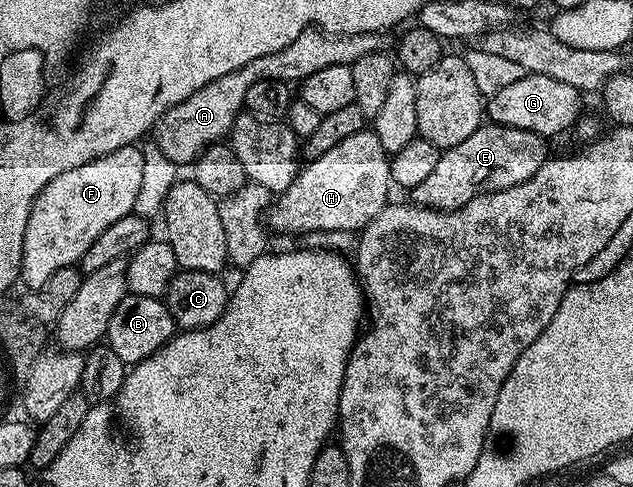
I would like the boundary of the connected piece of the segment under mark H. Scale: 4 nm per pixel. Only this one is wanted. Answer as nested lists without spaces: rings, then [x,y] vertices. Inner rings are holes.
[[[364,130],[357,134],[352,134],[349,138],[345,138],[345,142],[340,142],[338,146],[333,146],[333,150],[329,150],[326,154],[321,154],[321,158],[307,160],[306,163],[300,167],[299,175],[296,176],[295,181],[293,181],[286,190],[278,193],[278,195],[274,197],[271,207],[267,210],[265,224],[272,233],[301,232],[301,234],[308,234],[311,232],[345,231],[355,234],[362,230],[370,220],[377,218],[377,214],[389,202],[390,196],[387,195],[389,195],[390,192],[393,192],[393,185],[391,182],[391,162],[389,159],[389,153],[385,150],[385,146],[381,146],[381,138],[377,138],[375,131]]]

